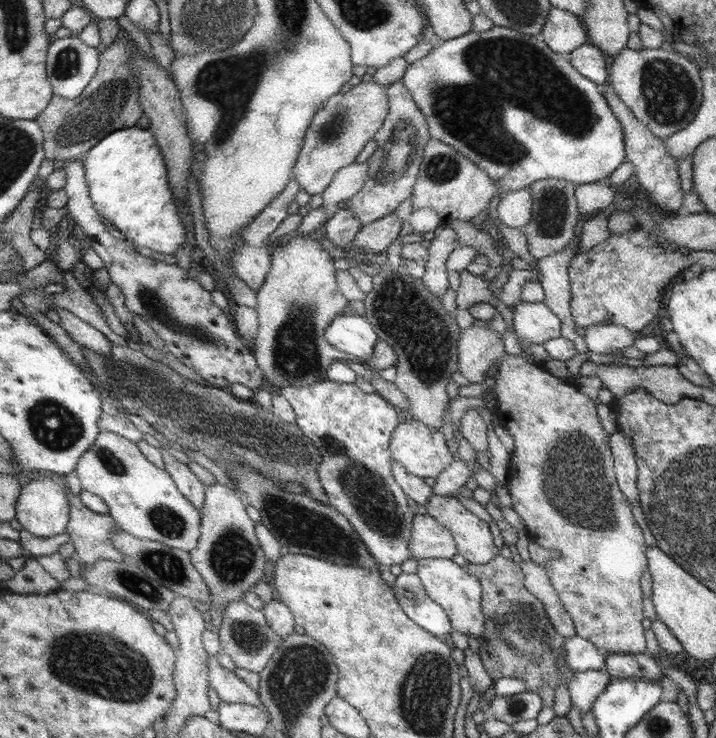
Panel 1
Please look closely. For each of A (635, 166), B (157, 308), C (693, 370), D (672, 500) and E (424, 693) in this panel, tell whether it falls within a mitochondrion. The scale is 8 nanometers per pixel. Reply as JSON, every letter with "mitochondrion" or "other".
{"A":"other","B":"mitochondrion","C":"other","D":"mitochondrion","E":"mitochondrion"}

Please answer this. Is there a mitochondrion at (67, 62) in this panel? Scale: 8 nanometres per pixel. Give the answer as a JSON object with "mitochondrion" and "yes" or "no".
{"mitochondrion":"yes"}

